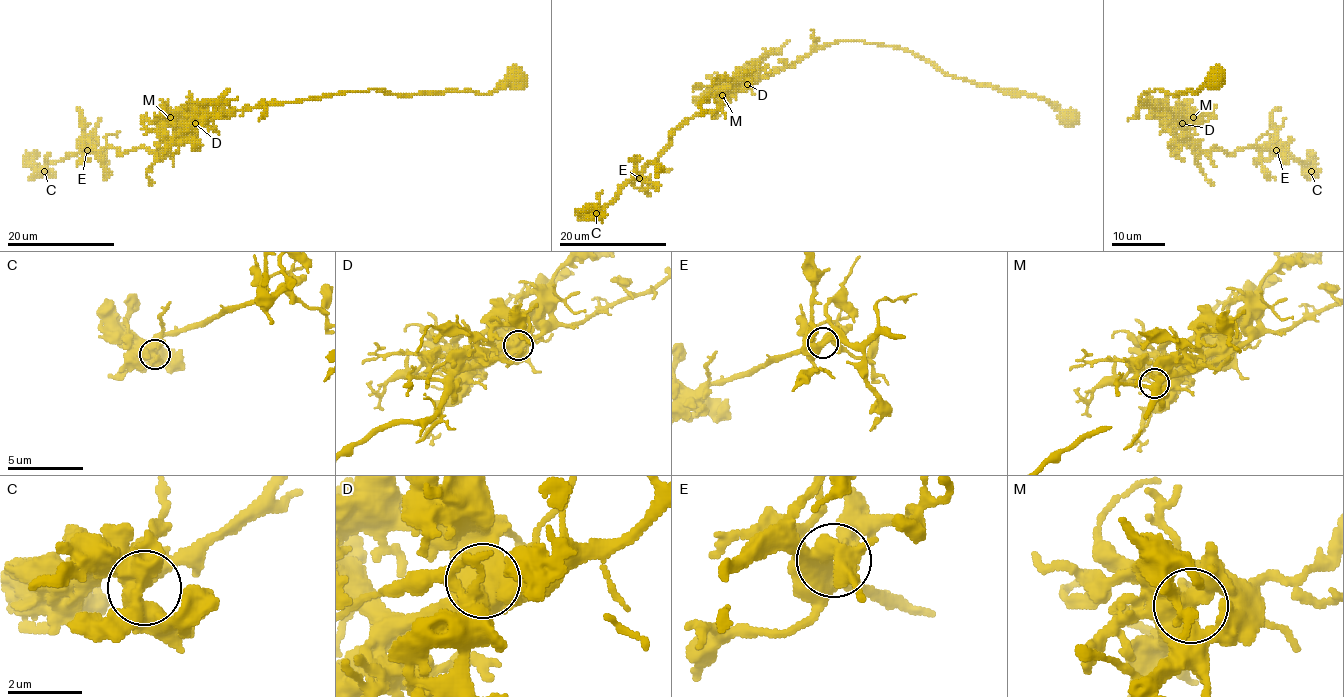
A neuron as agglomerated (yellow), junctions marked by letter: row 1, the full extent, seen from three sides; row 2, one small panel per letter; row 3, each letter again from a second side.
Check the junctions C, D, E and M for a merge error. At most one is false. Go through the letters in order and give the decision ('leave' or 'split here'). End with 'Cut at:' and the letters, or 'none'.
C: leave
D: leave
E: leave
M: leave
Cut at: none

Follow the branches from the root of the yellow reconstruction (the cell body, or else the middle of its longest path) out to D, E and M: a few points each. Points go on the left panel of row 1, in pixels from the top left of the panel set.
D: (519, 80), (490, 93), (447, 91), (391, 95), (379, 89), (352, 91), (226, 109), (195, 123)
E: (519, 80), (490, 93), (369, 89), (265, 103), (186, 127), (163, 155), (142, 147), (122, 154), (87, 150)
M: (519, 80), (490, 93), (447, 91), (391, 95), (369, 89), (226, 109), (205, 120), (170, 117)

